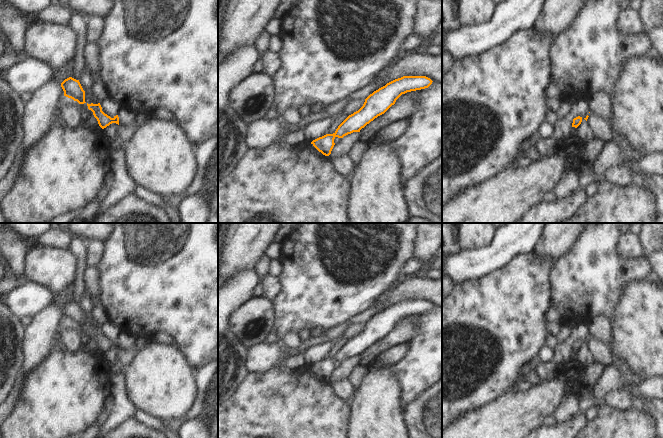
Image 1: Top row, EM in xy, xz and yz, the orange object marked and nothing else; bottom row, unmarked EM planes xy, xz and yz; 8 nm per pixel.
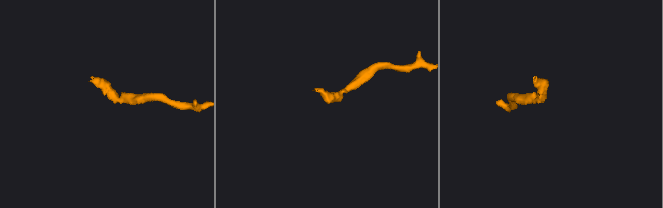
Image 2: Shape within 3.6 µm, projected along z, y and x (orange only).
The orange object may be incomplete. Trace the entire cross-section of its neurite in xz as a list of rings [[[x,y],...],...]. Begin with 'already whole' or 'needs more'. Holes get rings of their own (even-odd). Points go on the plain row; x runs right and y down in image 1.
already whole; [[[403,300],[395,303],[370,318],[363,330],[349,339],[333,358],[326,358],[311,366],[323,379],[329,380],[336,361],[343,362],[353,356],[360,356],[367,348],[384,338],[396,324],[407,316],[428,312],[432,304],[426,300]]]

